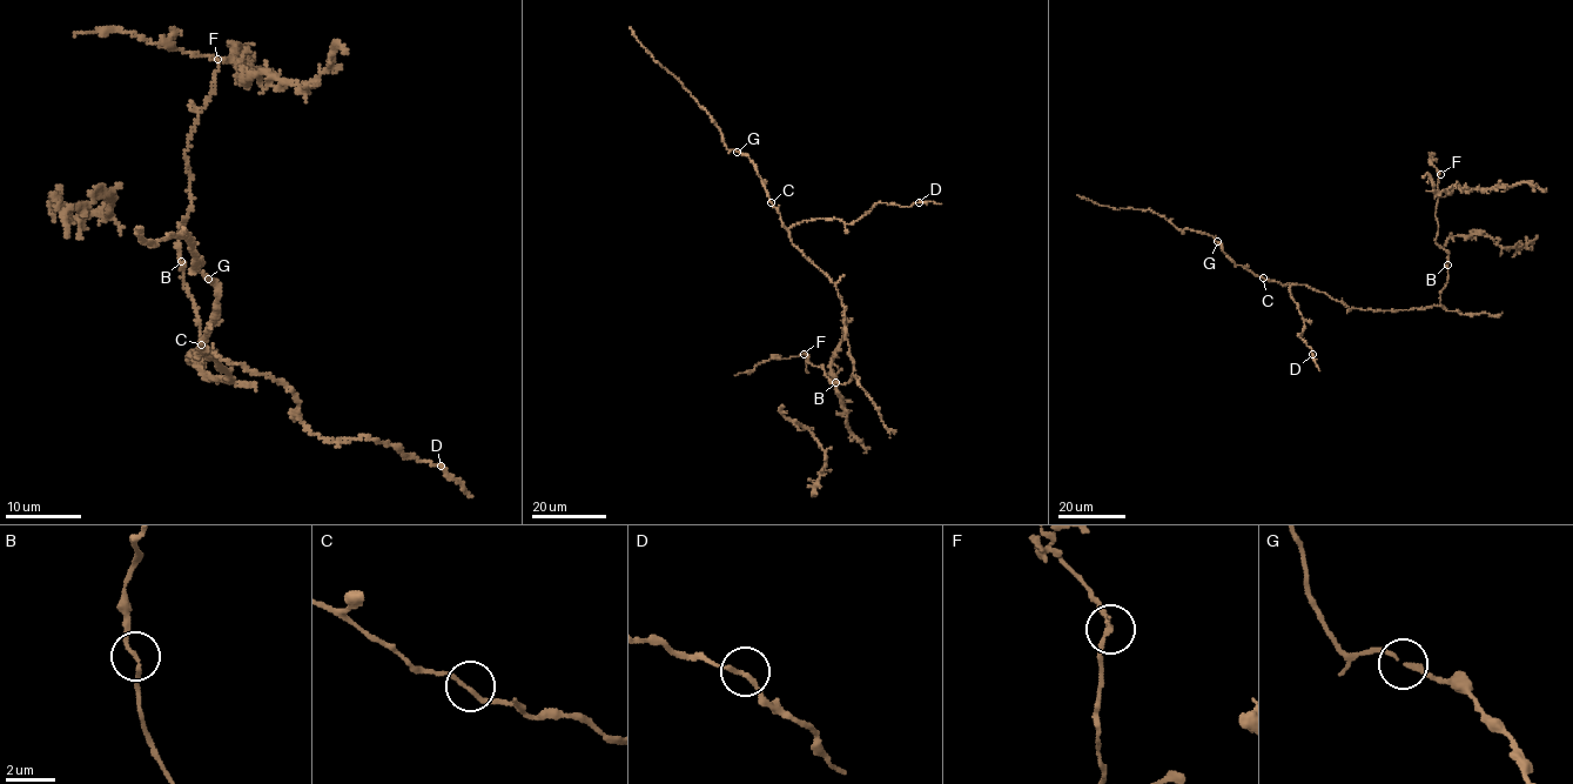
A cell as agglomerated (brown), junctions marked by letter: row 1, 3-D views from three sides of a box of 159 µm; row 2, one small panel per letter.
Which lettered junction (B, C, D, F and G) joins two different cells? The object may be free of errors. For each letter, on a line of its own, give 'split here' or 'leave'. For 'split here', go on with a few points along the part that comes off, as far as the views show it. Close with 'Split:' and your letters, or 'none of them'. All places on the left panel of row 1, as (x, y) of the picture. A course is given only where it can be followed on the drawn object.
B: leave
C: leave
D: leave
F: split here; foreign part runs (217, 58), (159, 46), (127, 31), (75, 35)
G: leave
Split: F

